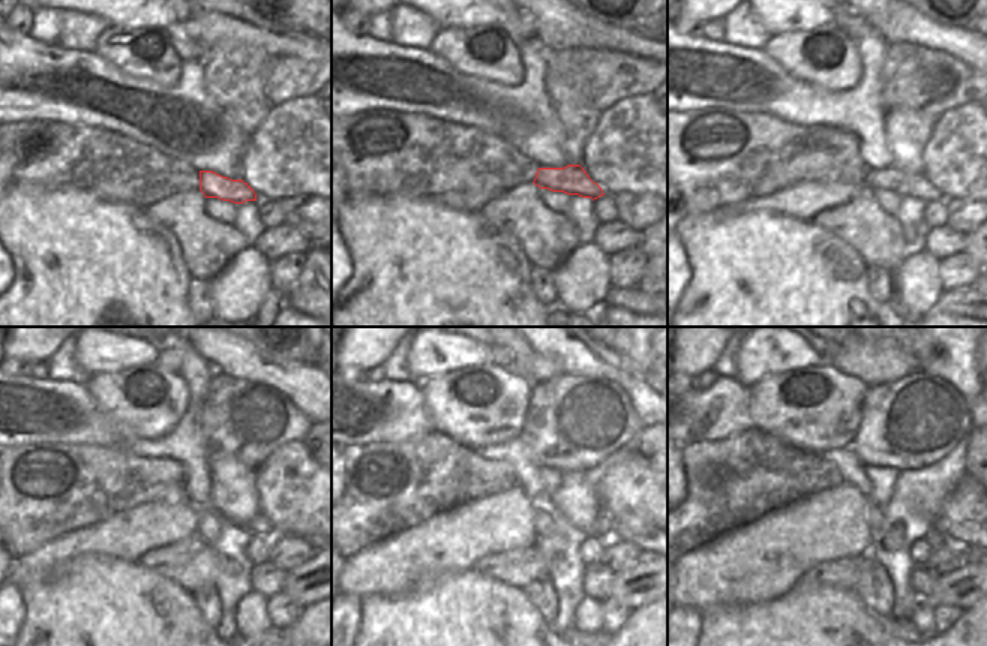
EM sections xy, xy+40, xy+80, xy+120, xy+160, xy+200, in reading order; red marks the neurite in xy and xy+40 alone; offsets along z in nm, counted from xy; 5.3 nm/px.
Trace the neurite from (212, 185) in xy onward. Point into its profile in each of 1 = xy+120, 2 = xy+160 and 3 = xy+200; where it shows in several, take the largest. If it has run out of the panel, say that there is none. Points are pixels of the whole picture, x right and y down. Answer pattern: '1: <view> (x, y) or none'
1: xy+120 (258, 528)
2: xy+160 (602, 528)
3: xy+200 (938, 525)

